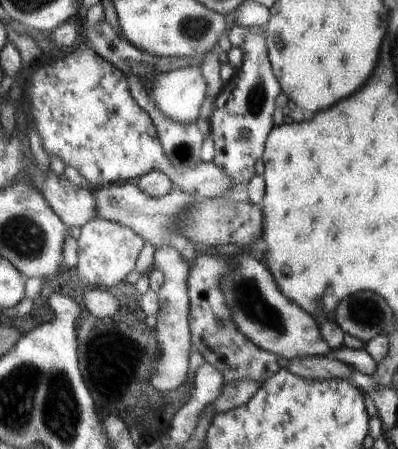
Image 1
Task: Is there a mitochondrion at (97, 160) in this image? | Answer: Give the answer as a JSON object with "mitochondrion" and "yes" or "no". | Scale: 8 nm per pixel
{"mitochondrion":"no"}

